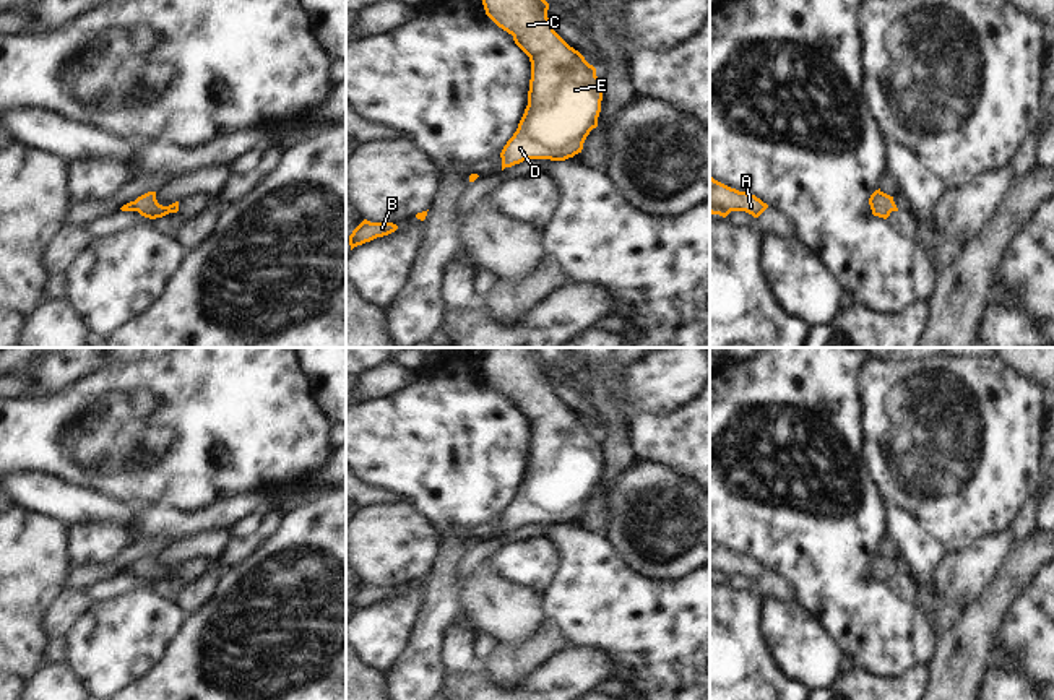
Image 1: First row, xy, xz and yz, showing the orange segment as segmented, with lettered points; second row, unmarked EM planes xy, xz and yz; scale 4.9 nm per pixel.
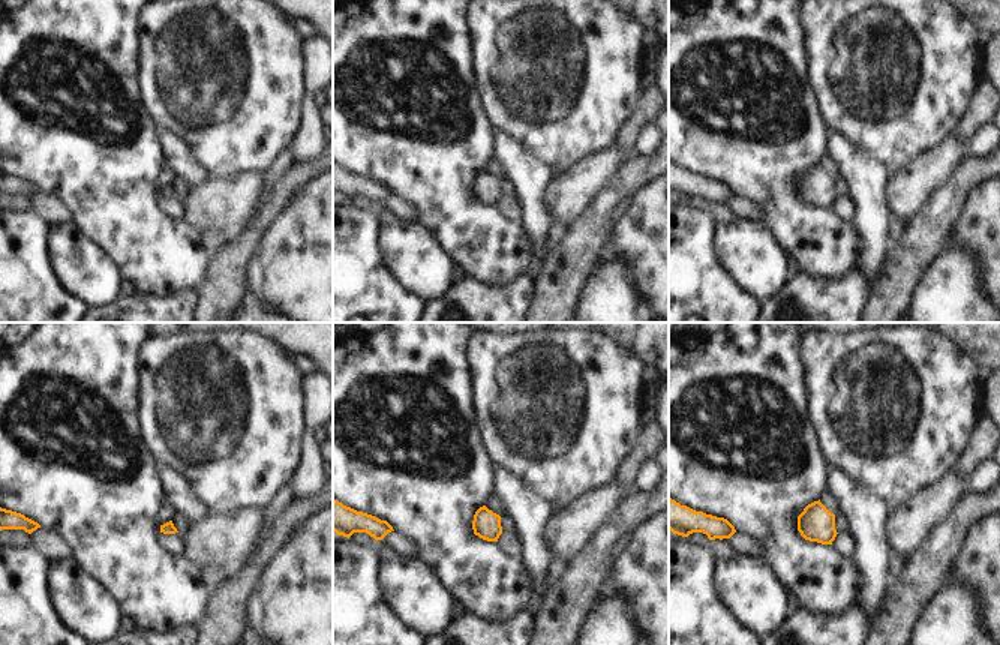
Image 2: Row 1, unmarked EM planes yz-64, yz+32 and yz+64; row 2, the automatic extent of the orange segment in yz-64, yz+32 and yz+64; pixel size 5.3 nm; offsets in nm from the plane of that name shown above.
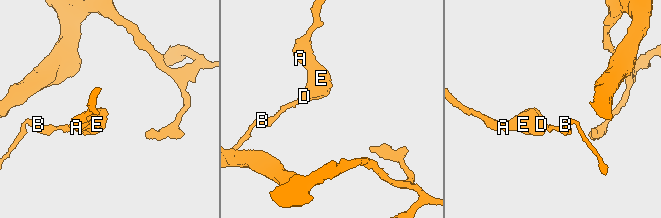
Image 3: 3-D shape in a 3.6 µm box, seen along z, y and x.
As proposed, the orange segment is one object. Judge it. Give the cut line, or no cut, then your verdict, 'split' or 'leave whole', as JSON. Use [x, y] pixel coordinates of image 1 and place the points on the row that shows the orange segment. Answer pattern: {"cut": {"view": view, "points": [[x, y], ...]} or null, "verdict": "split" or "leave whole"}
{"cut": null, "verdict": "leave whole"}

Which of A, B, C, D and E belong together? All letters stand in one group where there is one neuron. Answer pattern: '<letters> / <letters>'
A B C D E

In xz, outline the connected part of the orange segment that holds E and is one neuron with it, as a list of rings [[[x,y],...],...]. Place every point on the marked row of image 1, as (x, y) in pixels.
[[[482,0],[482,5],[486,15],[513,36],[531,62],[528,106],[500,153],[502,171],[529,159],[565,161],[581,153],[601,112],[603,81],[596,76],[596,68],[554,31],[546,0]]]

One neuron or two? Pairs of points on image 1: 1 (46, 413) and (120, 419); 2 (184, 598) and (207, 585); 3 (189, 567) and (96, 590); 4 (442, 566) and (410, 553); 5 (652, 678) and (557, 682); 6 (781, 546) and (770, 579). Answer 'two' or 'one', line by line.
1: one
2: one
3: one
4: two
5: two
6: two

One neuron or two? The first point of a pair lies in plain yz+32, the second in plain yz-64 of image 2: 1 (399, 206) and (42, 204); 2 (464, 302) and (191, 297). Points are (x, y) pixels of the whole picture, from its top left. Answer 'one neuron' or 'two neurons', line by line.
1: one neuron
2: one neuron

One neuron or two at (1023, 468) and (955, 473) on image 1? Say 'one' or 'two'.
one

